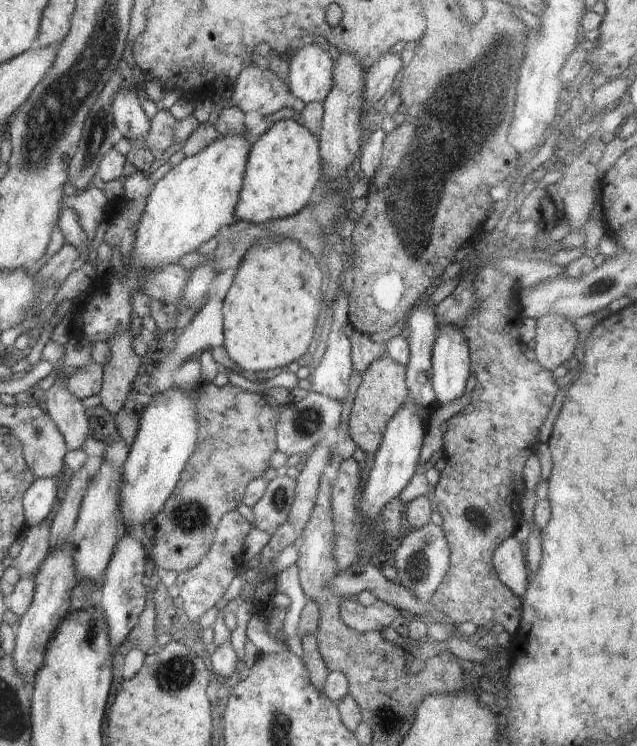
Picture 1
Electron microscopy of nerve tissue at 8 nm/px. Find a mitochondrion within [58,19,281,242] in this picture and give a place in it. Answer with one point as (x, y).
(100, 126)

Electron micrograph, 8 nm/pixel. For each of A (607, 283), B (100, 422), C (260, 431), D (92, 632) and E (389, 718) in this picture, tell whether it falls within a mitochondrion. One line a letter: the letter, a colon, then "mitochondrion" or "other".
A: mitochondrion
B: other
C: other
D: mitochondrion
E: mitochondrion

